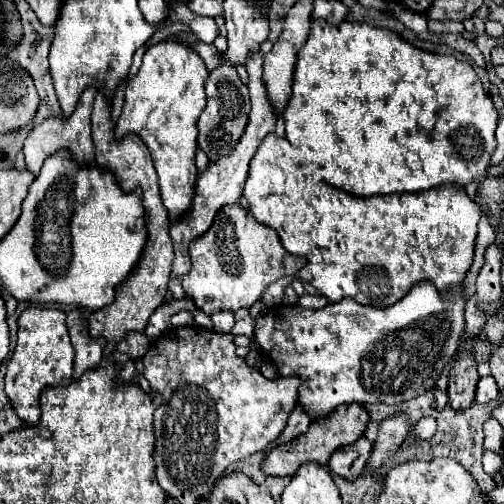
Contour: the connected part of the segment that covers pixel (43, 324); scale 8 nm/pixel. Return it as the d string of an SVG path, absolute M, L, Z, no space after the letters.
M28 307L18 317L18 341L6 371L6 395L26 425L40 421L40 393L46 387L66 387L72 381L74 347L70 343L66 313L58 309Z

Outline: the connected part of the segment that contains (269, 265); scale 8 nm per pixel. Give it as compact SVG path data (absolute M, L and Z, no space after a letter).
M240 205L222 207L212 227L190 243L190 259L192 269L182 277L182 287L206 315L254 305L272 281L294 277L306 263L306 259L294 257L282 247L280 237L272 227L254 221Z

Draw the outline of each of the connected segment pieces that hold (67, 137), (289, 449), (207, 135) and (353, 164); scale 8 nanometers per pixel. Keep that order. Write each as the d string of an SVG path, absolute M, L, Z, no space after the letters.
M88 87L82 93L82 97L80 97L74 113L70 115L70 119L60 119L60 117L46 119L44 123L36 125L28 133L28 137L24 141L24 157L26 157L26 169L28 171L32 171L34 175L38 175L44 159L52 157L58 151L70 151L72 159L76 163L80 163L80 165L92 165L94 163L94 145L92 145L92 137L90 137L90 113L92 113L94 97L96 97L94 91L96 91L94 87Z
M350 403L350 405L340 405L334 413L330 413L326 419L318 419L312 421L308 431L302 433L300 437L296 437L294 441L286 443L286 445L274 445L270 447L270 451L266 453L266 459L262 463L262 469L268 475L276 475L276 477L286 477L286 475L294 475L300 465L304 463L318 463L318 465L326 465L330 455L342 447L342 445L350 445L354 443L358 437L364 435L364 429L368 427L370 415L366 411L364 405L360 403Z
M222 63L218 69L214 69L206 81L206 97L208 105L200 115L198 121L198 147L208 155L210 163L216 163L218 159L230 155L234 147L238 145L246 123L248 123L248 113L250 113L250 97L248 97L248 87L240 81L238 73L234 67L228 63Z
M312 21L310 37L306 45L298 53L296 69L294 69L294 85L292 85L292 97L284 109L285 135L283 136L290 145L284 145L286 157L290 157L294 163L302 167L302 173L306 177L314 177L314 181L324 181L340 191L346 191L356 197L372 197L372 195L390 195L390 193L416 193L426 191L438 185L458 185L466 187L472 181L478 181L486 177L490 169L490 157L496 149L496 123L498 113L492 103L492 99L482 89L482 83L474 71L474 67L466 61L458 61L452 55L436 55L416 49L414 45L406 43L398 33L390 29L378 29L366 23L350 23L344 21L338 27L328 25L324 21Z

